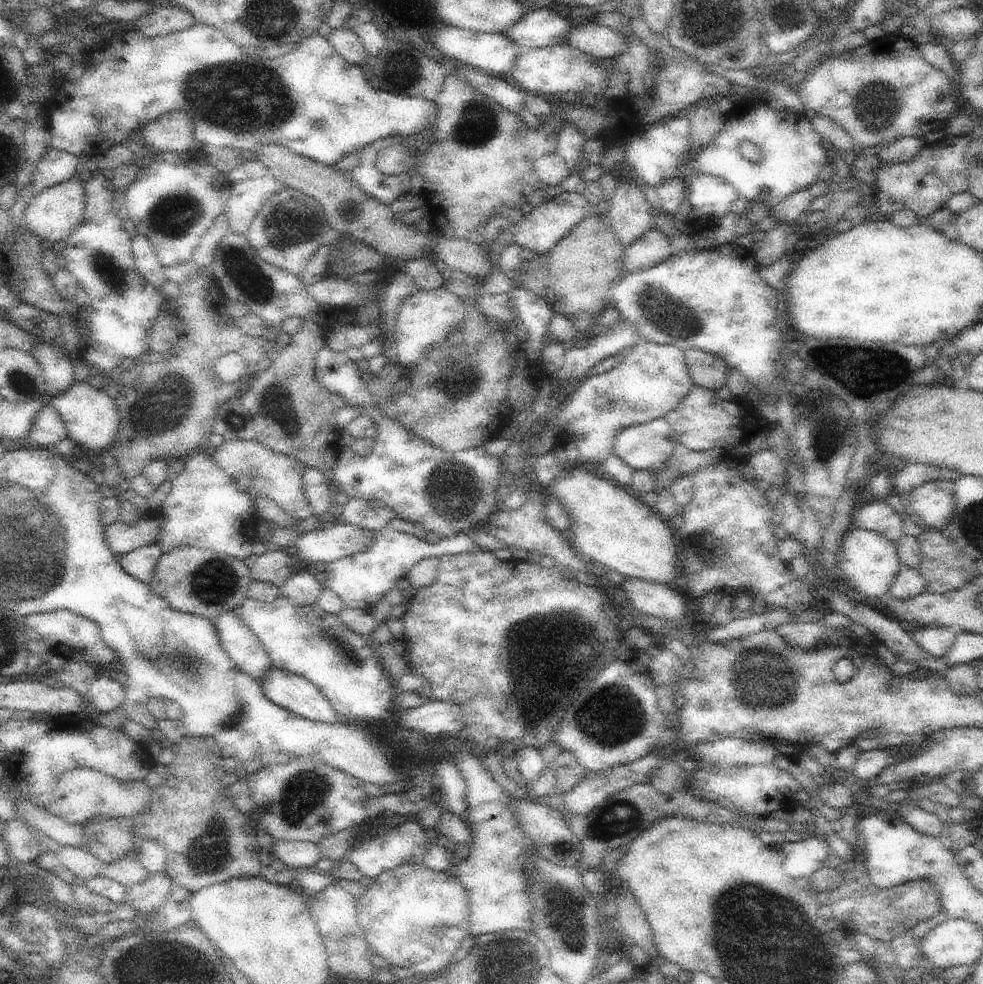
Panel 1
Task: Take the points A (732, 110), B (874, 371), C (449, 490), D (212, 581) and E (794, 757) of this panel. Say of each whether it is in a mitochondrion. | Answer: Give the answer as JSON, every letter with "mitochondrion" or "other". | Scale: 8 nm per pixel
{"A":"other","B":"mitochondrion","C":"mitochondrion","D":"mitochondrion","E":"other"}

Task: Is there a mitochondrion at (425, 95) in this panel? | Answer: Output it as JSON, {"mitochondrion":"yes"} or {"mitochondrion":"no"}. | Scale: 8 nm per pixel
{"mitochondrion":"no"}

